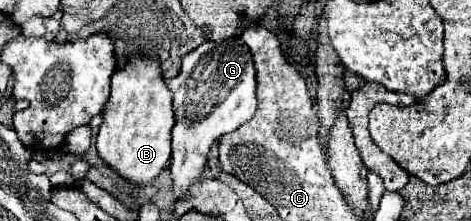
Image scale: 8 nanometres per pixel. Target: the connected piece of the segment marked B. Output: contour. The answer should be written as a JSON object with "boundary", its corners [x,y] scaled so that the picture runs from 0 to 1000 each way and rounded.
{"boundary":[[[276,262],[263,317],[242,326],[238,416],[221,480],[221,552],[208,588],[208,706],[255,805],[306,842],[323,824],[361,724],[361,588],[369,570],[365,425],[327,271]]]}

